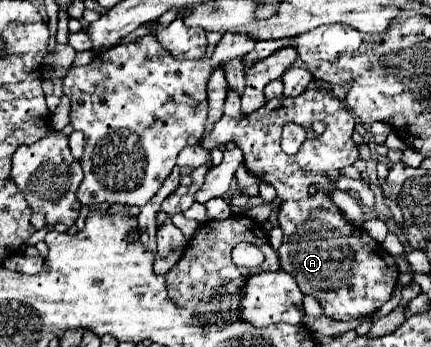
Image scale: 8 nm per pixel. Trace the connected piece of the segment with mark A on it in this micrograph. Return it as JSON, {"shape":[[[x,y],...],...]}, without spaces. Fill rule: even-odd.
{"shape":[[[308,89],[298,97],[270,99],[270,101],[266,101],[264,107],[260,107],[252,115],[244,115],[242,119],[232,119],[232,117],[224,115],[214,125],[210,137],[206,137],[202,141],[202,147],[206,147],[206,149],[218,147],[218,145],[224,145],[230,141],[236,143],[244,151],[244,165],[248,167],[248,171],[252,175],[256,175],[260,181],[272,183],[276,187],[278,197],[284,199],[284,203],[280,205],[280,211],[278,211],[278,221],[284,231],[284,241],[282,241],[282,247],[278,249],[282,269],[296,279],[302,293],[310,293],[320,301],[324,315],[328,315],[336,321],[352,321],[352,319],[360,319],[360,317],[376,313],[392,297],[392,291],[398,281],[398,267],[396,267],[394,257],[390,253],[386,253],[386,249],[380,249],[378,243],[366,231],[350,225],[326,193],[326,191],[336,189],[328,177],[338,177],[340,169],[352,165],[358,159],[358,147],[352,141],[354,125],[356,125],[356,121],[352,117],[352,113],[348,109],[344,109],[344,105],[340,103],[340,99],[334,95],[332,89],[318,89],[318,91]],[[290,121],[298,123],[306,129],[306,141],[302,143],[302,147],[296,155],[286,155],[280,149],[282,127]],[[314,121],[326,123],[326,131],[322,135],[316,135],[312,131]],[[310,185],[318,185],[320,193],[310,197],[308,195]]]}

